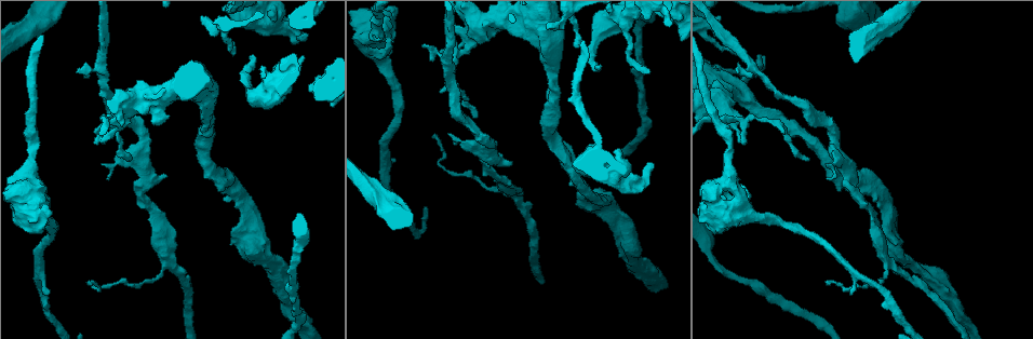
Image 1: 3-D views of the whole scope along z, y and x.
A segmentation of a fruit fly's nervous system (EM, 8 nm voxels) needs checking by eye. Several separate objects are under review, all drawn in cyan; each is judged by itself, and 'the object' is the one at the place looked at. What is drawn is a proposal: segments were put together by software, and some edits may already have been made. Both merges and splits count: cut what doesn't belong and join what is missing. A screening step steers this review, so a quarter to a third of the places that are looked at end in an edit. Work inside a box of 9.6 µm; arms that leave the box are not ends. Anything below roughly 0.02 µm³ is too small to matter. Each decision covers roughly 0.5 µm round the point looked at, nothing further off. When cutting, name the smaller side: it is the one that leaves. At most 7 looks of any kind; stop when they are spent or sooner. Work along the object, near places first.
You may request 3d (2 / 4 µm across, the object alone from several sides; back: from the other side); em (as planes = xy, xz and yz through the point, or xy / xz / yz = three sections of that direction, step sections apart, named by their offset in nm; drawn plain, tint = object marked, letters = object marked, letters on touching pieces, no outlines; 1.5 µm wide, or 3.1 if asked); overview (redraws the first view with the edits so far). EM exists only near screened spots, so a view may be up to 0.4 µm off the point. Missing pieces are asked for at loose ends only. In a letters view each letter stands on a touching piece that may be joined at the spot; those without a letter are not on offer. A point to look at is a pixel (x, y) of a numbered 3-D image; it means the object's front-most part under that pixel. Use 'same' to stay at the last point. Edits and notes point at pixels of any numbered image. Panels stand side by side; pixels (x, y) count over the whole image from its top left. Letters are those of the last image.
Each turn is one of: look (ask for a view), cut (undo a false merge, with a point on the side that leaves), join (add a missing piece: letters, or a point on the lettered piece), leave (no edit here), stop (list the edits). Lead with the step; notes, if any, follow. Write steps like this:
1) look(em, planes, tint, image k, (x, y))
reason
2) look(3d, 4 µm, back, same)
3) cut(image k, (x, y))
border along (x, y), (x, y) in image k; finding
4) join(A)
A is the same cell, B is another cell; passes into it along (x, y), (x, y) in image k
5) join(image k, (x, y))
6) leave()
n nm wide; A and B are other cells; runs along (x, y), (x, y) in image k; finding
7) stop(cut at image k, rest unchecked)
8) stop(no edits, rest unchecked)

look(em, yz, step 8, tint, image 1, (462, 52))
sudden change in width

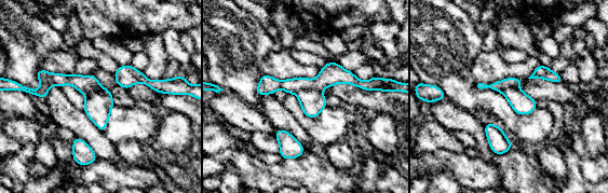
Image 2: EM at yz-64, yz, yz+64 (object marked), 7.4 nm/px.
look(em, planes, letters, same)
cut it another way

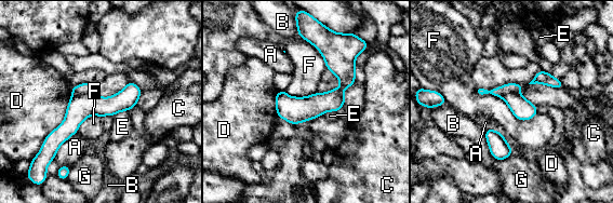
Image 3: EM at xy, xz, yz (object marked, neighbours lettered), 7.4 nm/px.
cut(image 3, (84, 88))
A, B, C, D, E, F and G are other cells; the part that leaves runs along (518, 86), (501, 92), (478, 91) in image 3; two cells meet here

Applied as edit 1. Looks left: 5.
look(overview)

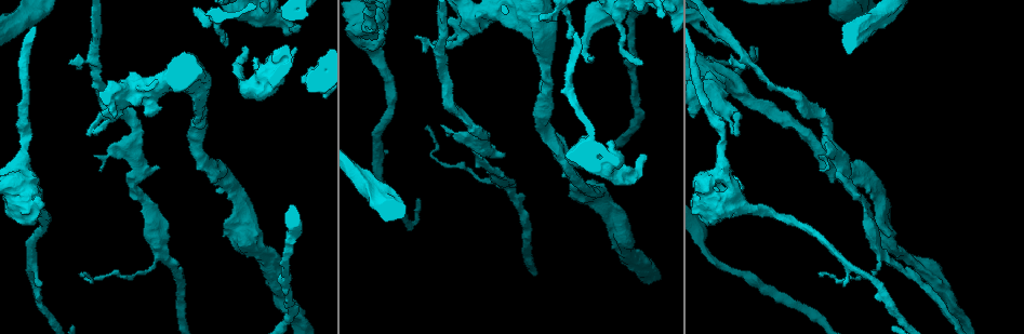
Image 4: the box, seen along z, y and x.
look(3d, 2 µm, back, image 4, (416, 37))
thin end

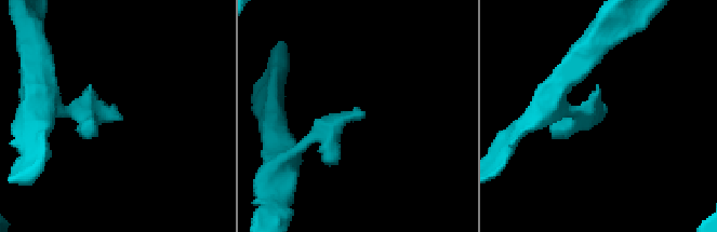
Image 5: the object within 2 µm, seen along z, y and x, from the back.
look(em, planes, letters, image 5, (600, 120))

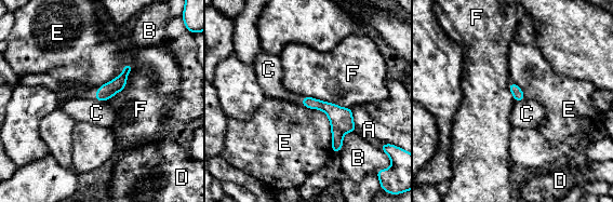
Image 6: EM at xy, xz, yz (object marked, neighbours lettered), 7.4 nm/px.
leave()
80 nm wide; A, B, C, D, E and F are other cells; border along (93, 98), (105, 102) in image 6; no lettered piece goes on from it

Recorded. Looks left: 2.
stop(cut at image 3, rest unchecked)

